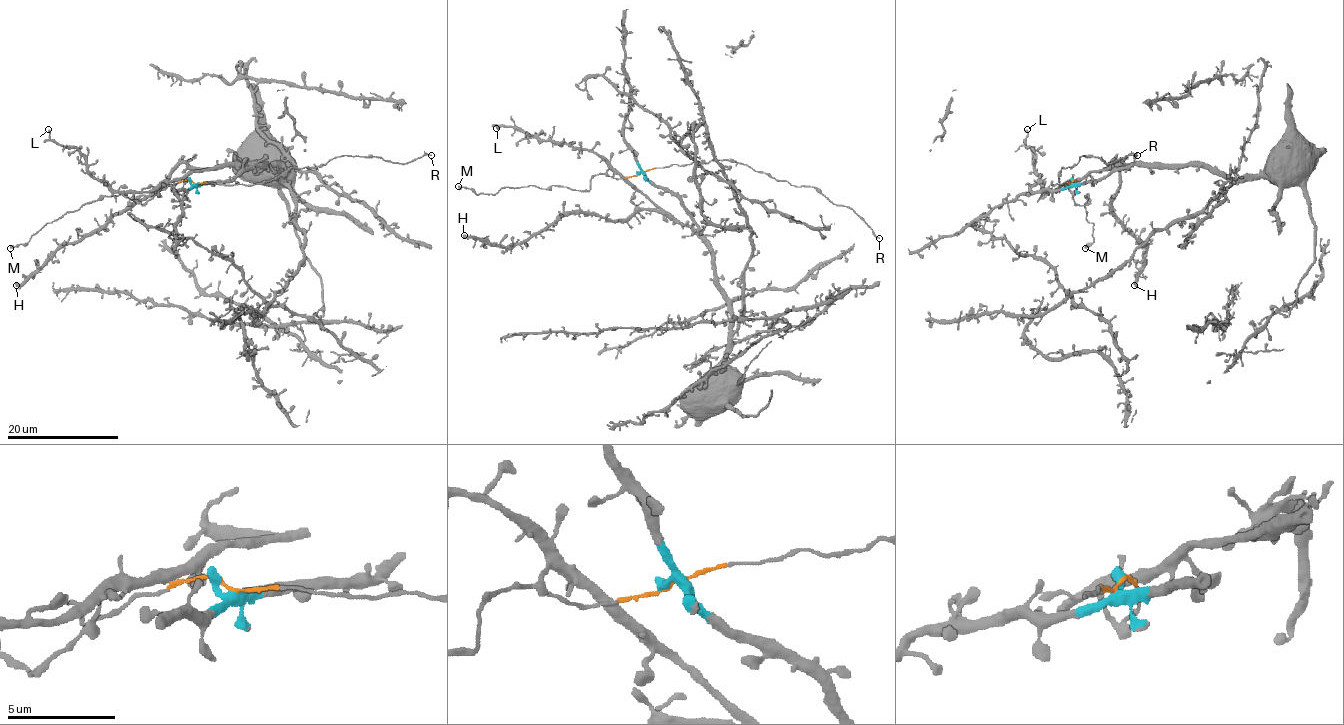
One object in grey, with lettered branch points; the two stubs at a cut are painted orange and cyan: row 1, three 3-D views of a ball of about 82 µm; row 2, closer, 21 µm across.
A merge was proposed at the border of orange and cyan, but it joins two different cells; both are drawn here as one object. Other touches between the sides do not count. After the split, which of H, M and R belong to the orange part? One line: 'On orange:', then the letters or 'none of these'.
On orange: M, R

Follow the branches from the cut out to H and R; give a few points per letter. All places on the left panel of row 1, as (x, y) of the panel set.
H: (192, 181), (228, 182), (244, 167), (182, 163), (164, 185), (63, 244), (15, 286)
R: (192, 182), (262, 184), (293, 167), (322, 167), (342, 156), (402, 163), (431, 156)

